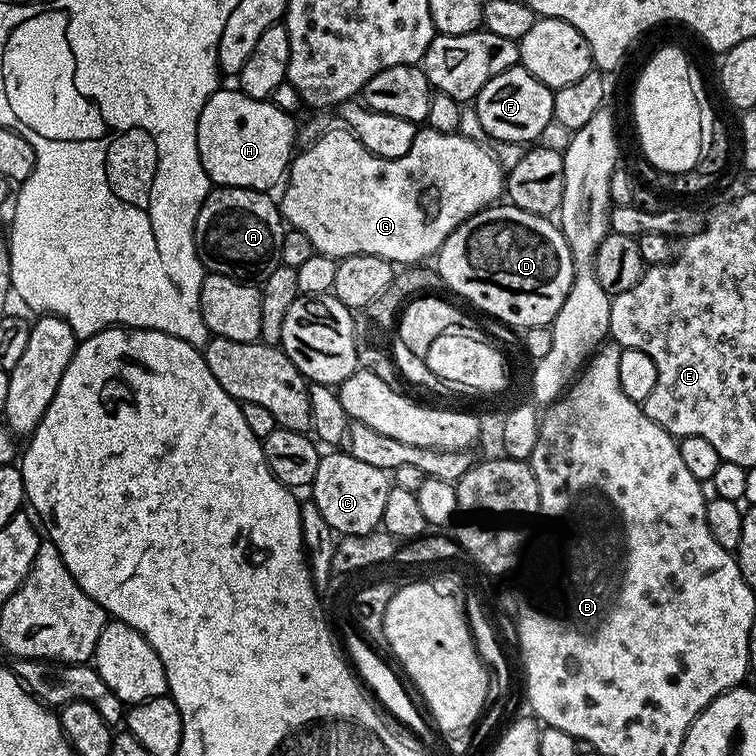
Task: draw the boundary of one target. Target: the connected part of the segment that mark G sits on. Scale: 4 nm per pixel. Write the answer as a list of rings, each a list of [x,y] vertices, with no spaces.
[[[329,127],[327,131],[321,133],[315,141],[304,148],[305,152],[297,151],[293,155],[292,163],[289,164],[286,173],[286,183],[283,185],[283,188],[285,187],[284,193],[278,196],[278,207],[280,215],[284,217],[285,225],[289,229],[306,234],[306,238],[310,238],[313,249],[319,255],[330,256],[333,260],[339,262],[347,258],[347,256],[370,254],[378,258],[386,258],[393,266],[416,266],[421,262],[427,261],[424,260],[427,256],[429,258],[435,257],[439,253],[441,246],[446,242],[449,234],[462,222],[466,222],[466,218],[478,214],[483,208],[492,207],[505,195],[505,169],[503,167],[500,169],[499,162],[478,141],[471,140],[470,137],[464,136],[465,134],[424,130],[417,135],[414,146],[410,146],[410,154],[402,154],[402,158],[387,160],[386,158],[378,158],[370,150],[366,150],[366,146],[362,146],[362,142],[358,142],[358,138],[353,136],[347,127],[339,127]]]

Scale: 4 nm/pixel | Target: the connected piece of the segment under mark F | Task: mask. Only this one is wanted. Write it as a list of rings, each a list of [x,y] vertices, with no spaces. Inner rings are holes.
[[[514,67],[502,70],[476,95],[474,107],[480,124],[488,136],[496,140],[505,140],[508,144],[524,144],[536,142],[540,135],[547,130],[548,124],[553,123],[554,110],[553,89],[547,88],[538,78],[531,76],[525,68]]]

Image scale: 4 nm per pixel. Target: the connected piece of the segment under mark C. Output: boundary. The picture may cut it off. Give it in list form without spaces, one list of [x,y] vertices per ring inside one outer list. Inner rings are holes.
[[[332,450],[321,455],[318,474],[310,485],[311,503],[318,506],[322,518],[330,522],[332,531],[340,536],[361,536],[377,531],[382,525],[382,510],[390,487],[389,473],[378,466],[369,466],[346,450]]]

